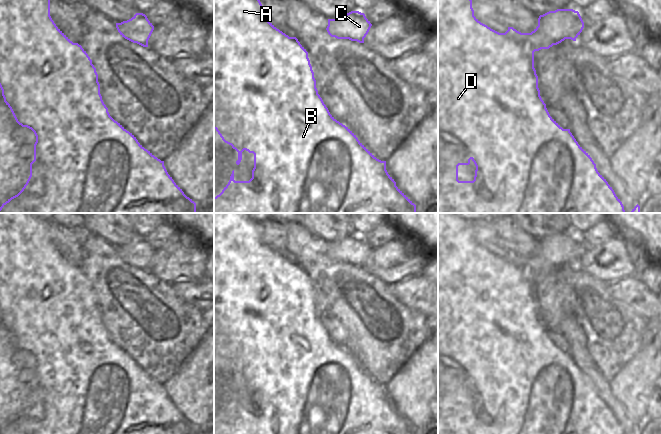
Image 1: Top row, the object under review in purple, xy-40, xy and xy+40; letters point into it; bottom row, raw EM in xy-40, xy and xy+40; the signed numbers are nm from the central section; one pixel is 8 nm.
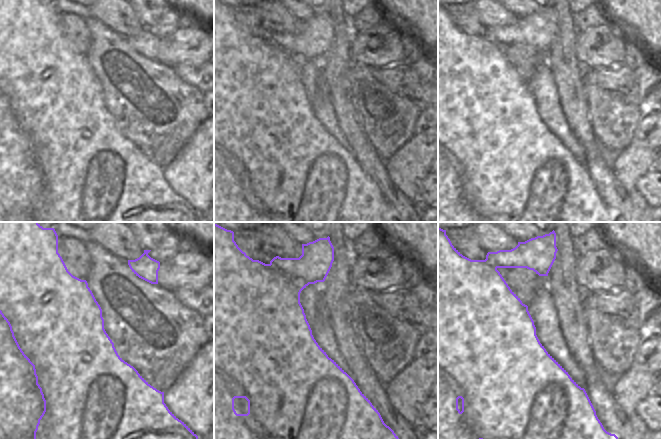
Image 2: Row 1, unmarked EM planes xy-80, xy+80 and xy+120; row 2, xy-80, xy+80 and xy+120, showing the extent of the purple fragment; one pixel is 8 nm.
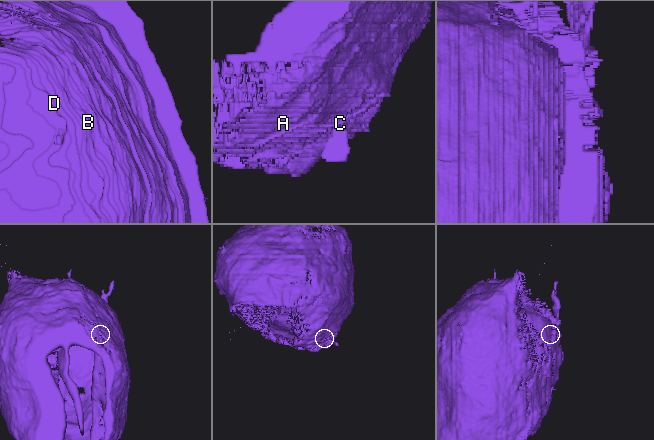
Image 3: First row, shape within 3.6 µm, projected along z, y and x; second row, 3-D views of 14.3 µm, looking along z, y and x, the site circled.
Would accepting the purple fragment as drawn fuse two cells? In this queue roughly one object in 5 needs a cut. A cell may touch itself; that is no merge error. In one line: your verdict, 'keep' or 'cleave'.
cleave

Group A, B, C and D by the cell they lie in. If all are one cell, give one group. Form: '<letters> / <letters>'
A B D / C

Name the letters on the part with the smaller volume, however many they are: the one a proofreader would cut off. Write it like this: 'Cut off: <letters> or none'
Cut off: C

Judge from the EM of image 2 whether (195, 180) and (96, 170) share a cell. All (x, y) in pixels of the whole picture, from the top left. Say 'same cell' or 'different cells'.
different cells

